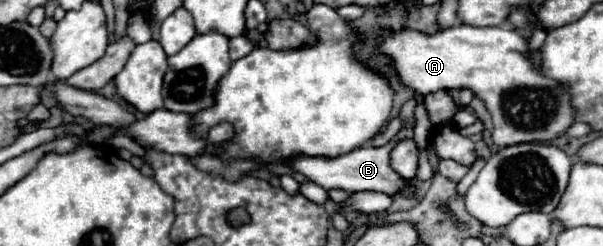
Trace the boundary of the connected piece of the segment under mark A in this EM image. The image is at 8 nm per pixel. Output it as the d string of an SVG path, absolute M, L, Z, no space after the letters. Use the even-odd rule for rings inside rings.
M456 25L434 35L390 29L386 37L378 37L376 47L392 61L402 85L422 97L438 89L470 89L480 97L494 121L492 143L496 147L544 143L562 135L574 121L568 93L554 79L540 75L538 65L532 65L528 43L512 27Z

